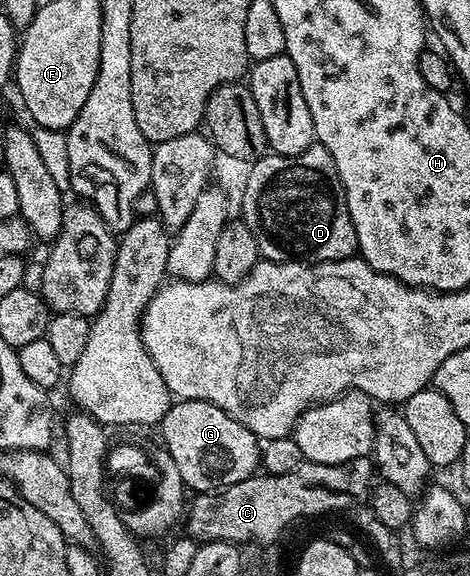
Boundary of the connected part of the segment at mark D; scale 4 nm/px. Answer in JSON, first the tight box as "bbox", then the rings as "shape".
{"bbox":[240,144,358,262],"shape":[[[315,144],[296,156],[267,152],[247,170],[240,218],[252,228],[265,261],[335,262],[358,254],[356,228],[328,148]]]}

